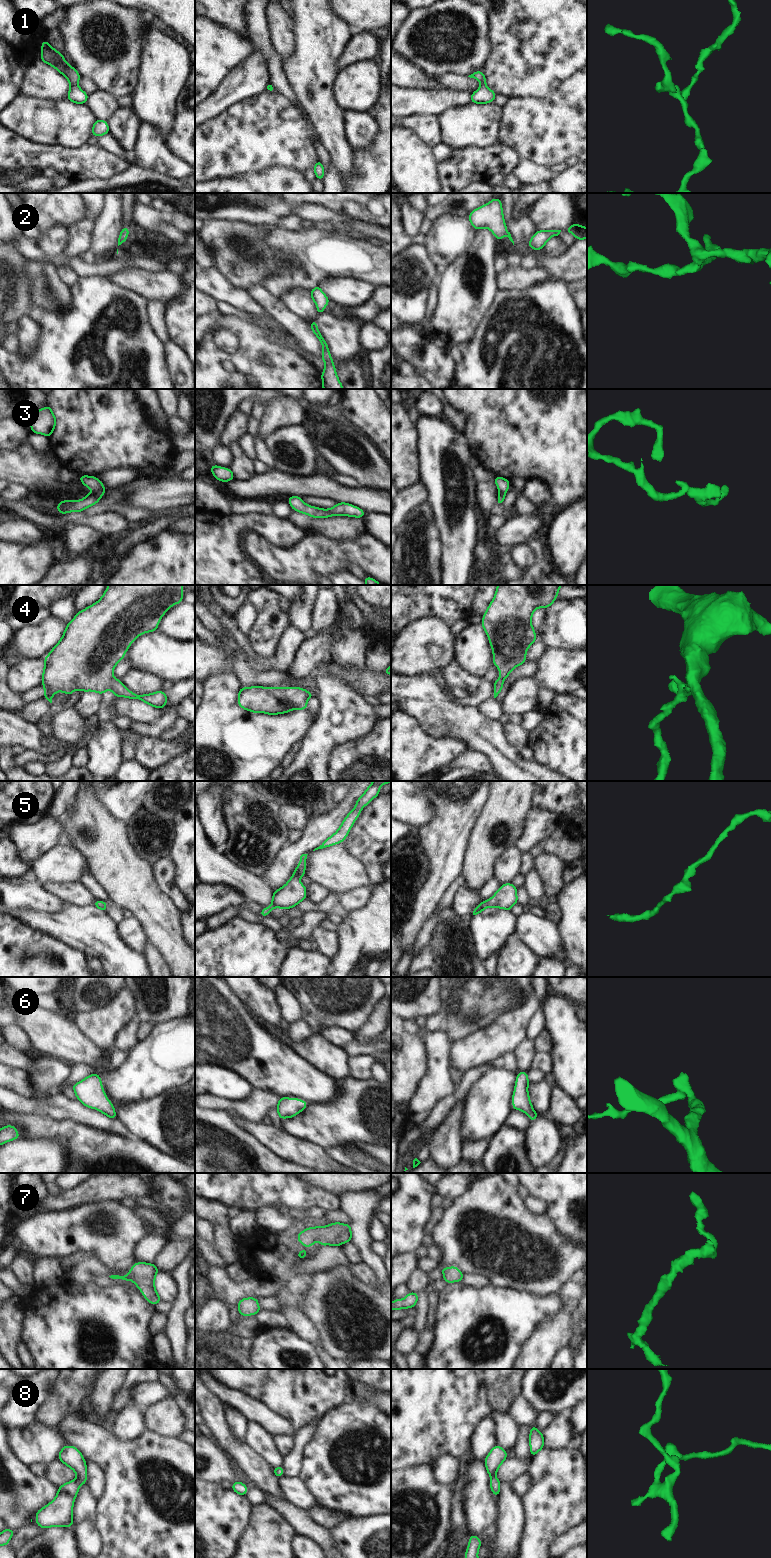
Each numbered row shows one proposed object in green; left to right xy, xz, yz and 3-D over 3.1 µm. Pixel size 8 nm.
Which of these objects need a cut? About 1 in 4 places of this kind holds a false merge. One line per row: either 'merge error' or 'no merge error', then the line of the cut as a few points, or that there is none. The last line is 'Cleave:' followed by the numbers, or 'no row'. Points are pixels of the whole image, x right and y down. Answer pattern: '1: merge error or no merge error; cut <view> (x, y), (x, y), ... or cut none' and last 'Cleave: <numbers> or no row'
1: no merge error; cut none
2: no merge error; cut none
3: no merge error; cut none
4: no merge error; cut none
5: no merge error; cut none
6: no merge error; cut none
7: no merge error; cut none
8: no merge error; cut none
Cleave: no row

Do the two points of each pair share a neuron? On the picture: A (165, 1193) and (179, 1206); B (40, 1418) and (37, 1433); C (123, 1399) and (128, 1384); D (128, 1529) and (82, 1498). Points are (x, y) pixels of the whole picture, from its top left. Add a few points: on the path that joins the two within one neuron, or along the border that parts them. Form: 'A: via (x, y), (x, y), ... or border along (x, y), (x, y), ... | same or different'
A: via (168, 1195), (176, 1203) | same
B: border along (33, 1422), (47, 1426), (56, 1426) | different
C: via (123, 1395), (125, 1388) | same
D: border along (96, 1500), (96, 1529), (98, 1531) | different

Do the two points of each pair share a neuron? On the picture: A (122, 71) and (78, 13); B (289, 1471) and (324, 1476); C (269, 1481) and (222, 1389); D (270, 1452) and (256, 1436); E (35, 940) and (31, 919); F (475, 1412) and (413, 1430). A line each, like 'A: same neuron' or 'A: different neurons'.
A: same neuron
B: different neurons
C: different neurons
D: same neuron
E: different neurons
F: same neuron

